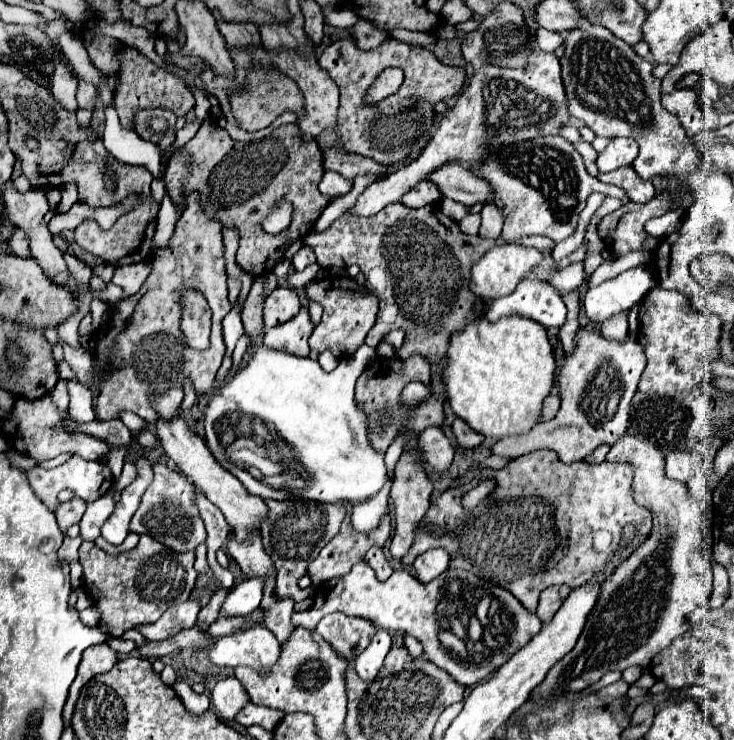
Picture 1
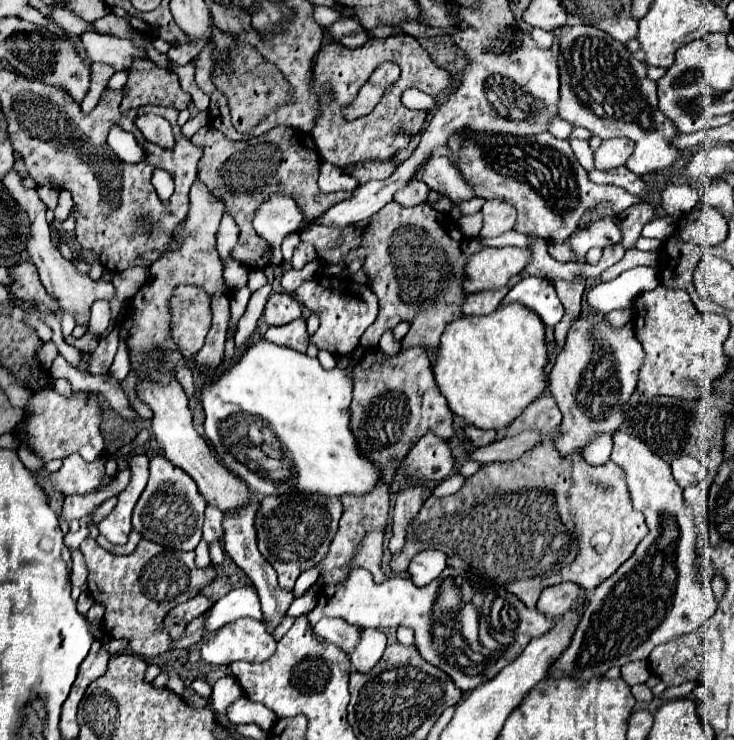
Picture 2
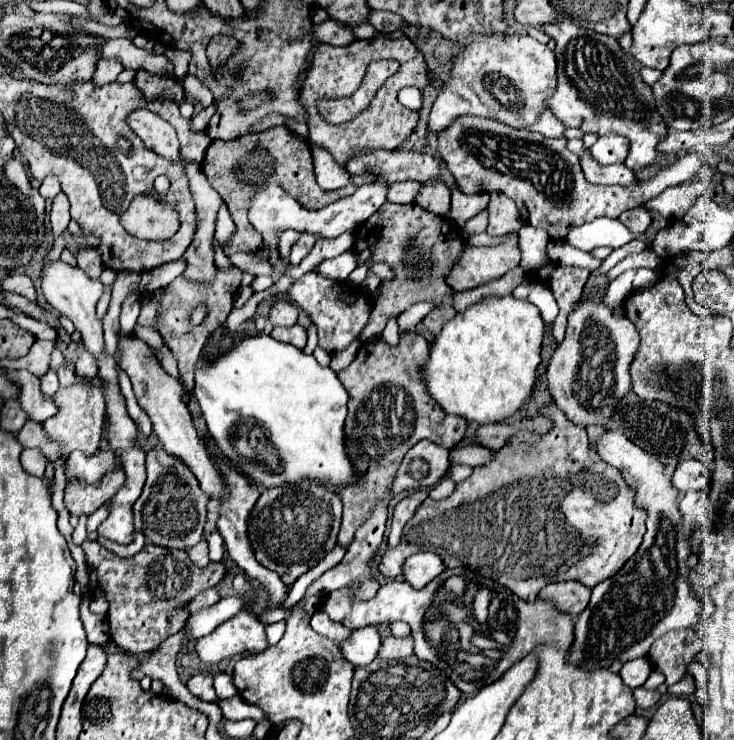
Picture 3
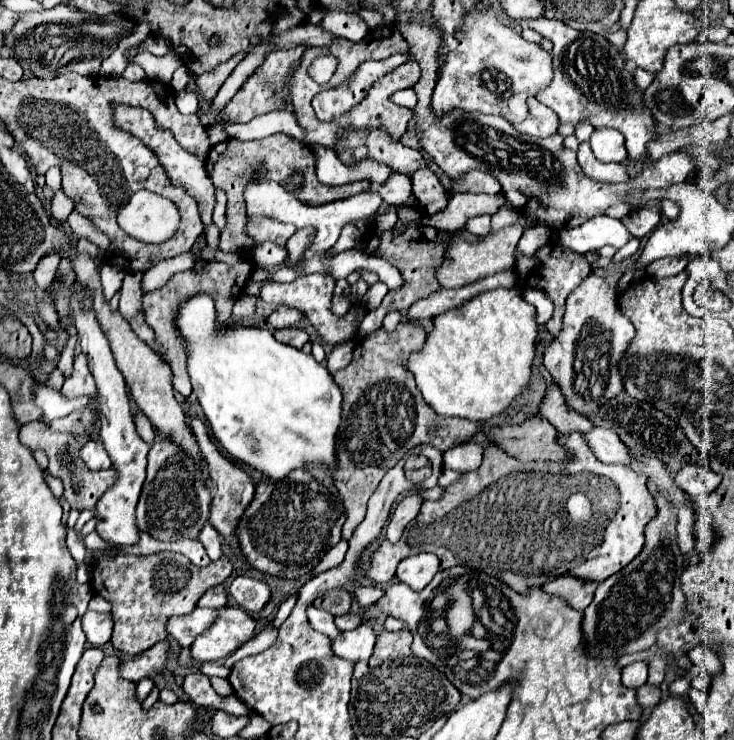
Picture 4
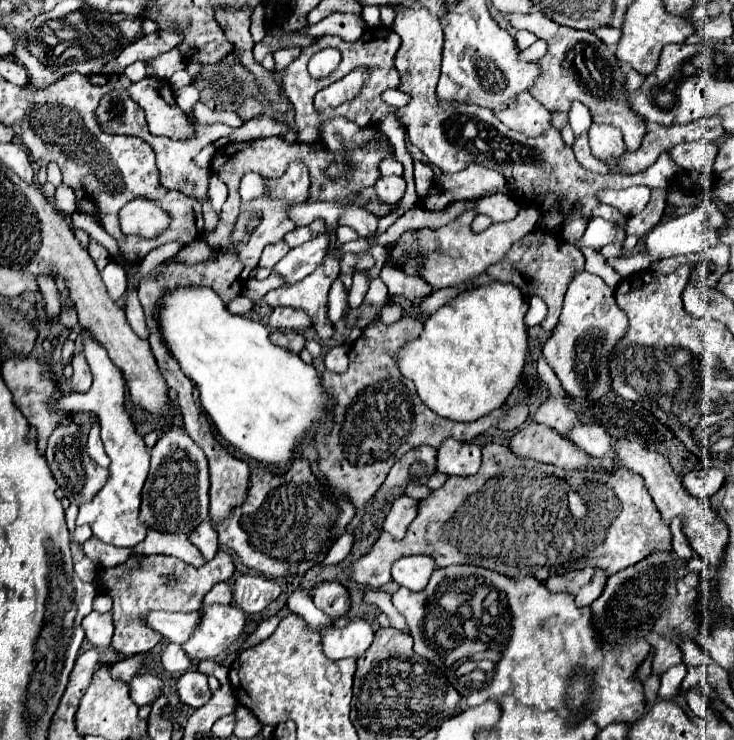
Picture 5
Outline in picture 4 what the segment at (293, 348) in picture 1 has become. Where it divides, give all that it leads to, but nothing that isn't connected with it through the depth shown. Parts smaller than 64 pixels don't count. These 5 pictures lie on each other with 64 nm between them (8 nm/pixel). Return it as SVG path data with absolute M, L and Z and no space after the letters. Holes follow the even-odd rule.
M284 328L284 330L276 330L274 338L280 340L282 344L290 344L294 348L302 348L308 342L308 334L300 328Z

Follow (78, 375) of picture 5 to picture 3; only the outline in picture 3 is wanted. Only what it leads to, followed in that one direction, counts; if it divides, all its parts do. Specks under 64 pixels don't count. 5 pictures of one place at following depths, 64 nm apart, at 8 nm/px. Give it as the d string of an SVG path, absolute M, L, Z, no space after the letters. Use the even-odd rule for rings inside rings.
M82 352L80 358L78 358L78 362L76 362L76 372L78 372L80 376L88 376L88 378L96 376L96 372L98 372L96 358L94 358L90 352ZM74 382L70 388L60 388L52 396L52 400L58 406L58 414L42 422L42 428L48 434L48 438L60 446L62 454L70 454L74 450L80 450L86 456L96 454L100 450L104 416L106 416L104 392L100 388L90 388L80 382Z

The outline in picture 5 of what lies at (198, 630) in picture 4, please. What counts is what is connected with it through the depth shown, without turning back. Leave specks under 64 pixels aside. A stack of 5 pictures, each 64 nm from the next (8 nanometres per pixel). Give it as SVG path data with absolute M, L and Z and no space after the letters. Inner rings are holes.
M148 612L146 624L176 644L186 644L202 620L202 612Z

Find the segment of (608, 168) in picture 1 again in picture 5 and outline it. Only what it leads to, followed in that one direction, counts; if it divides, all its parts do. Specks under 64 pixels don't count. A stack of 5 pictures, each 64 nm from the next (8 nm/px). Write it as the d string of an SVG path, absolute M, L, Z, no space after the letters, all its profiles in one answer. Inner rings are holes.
M592 124L590 132L590 148L596 158L614 158L618 160L624 154L624 142L622 134L614 126L604 124Z

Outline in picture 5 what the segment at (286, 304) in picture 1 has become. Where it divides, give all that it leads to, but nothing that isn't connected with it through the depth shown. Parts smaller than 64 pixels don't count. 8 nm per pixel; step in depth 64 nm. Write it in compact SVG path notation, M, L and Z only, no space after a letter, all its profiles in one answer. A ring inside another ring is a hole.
M274 308L270 316L270 326L274 330L302 330L310 324L312 322L308 320L308 314L296 308Z

